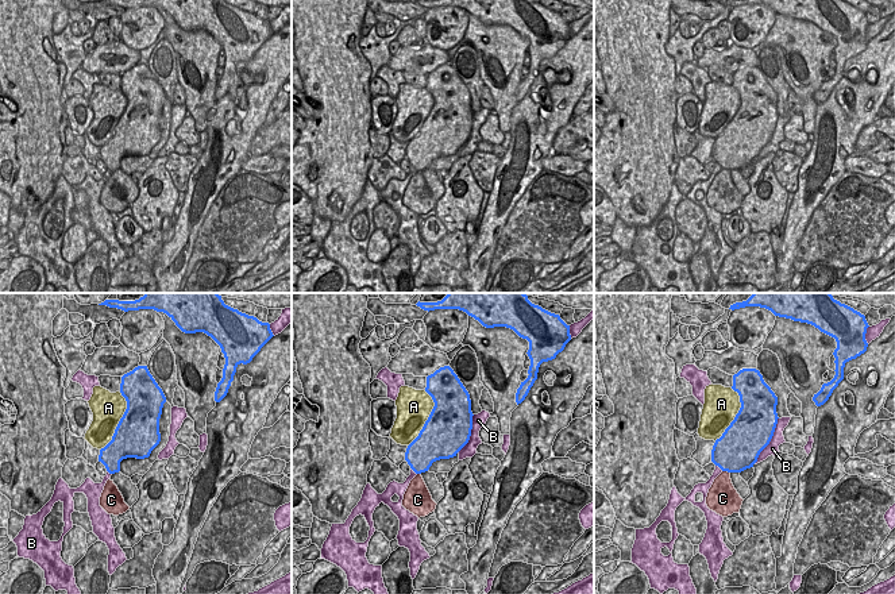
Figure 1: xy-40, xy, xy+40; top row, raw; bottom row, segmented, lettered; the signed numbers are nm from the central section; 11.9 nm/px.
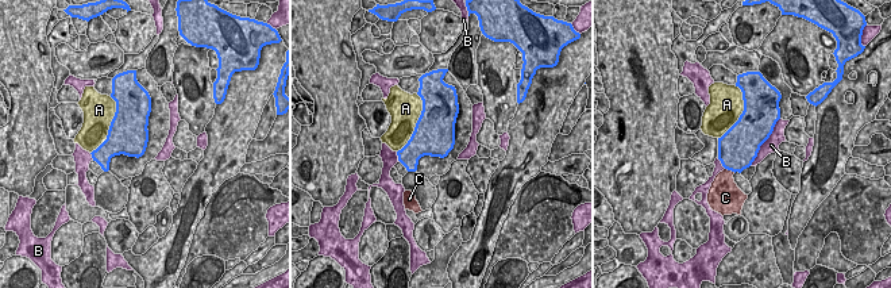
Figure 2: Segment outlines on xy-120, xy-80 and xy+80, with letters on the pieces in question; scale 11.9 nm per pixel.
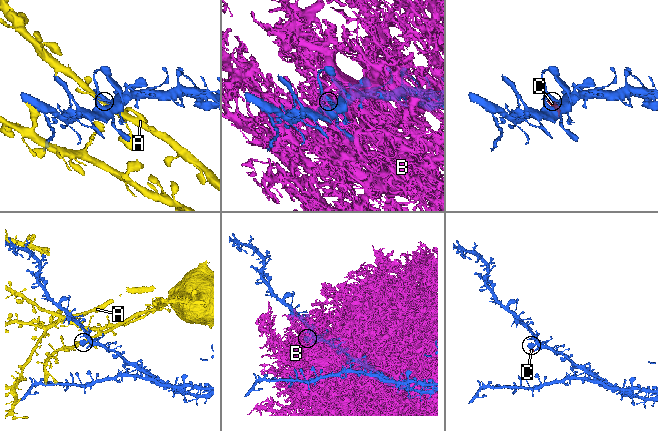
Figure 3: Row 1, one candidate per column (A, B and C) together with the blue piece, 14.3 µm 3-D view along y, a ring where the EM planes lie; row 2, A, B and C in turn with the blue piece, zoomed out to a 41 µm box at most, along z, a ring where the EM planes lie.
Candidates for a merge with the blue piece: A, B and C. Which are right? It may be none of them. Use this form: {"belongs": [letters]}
{"belongs": []}

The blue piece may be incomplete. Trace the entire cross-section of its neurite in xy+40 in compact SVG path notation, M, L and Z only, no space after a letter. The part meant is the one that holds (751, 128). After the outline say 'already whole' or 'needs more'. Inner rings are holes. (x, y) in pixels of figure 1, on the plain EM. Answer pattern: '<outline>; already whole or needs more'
M742 66L734 72L732 86L738 90L741 105L722 134L715 138L711 147L711 159L722 169L741 170L753 165L760 150L774 134L779 116L776 111L778 94L756 66Z; already whole

